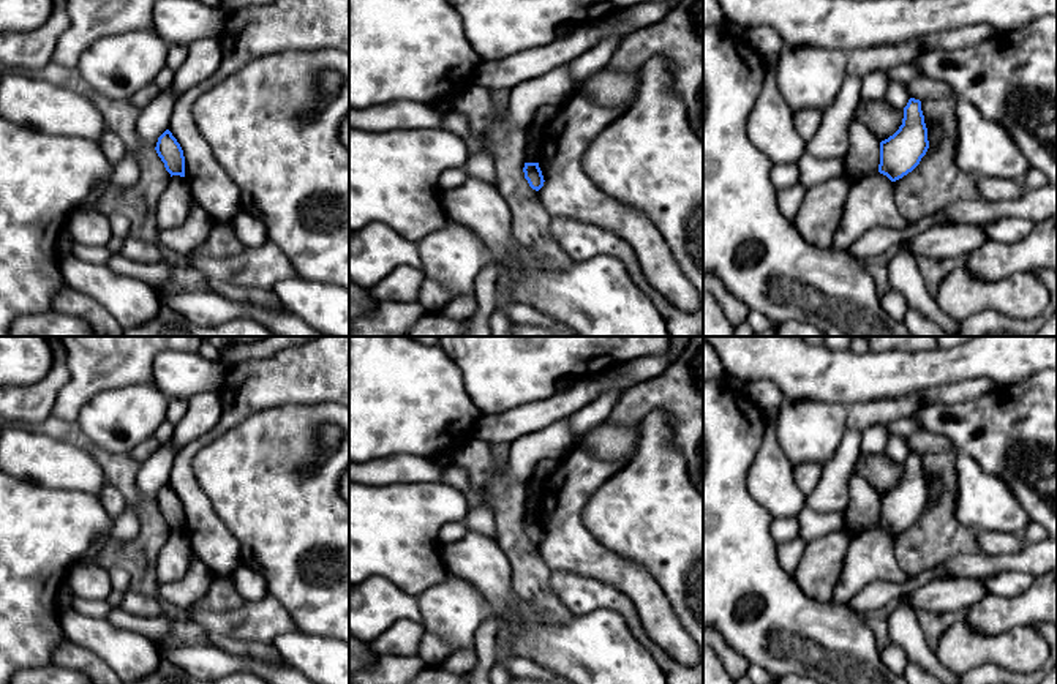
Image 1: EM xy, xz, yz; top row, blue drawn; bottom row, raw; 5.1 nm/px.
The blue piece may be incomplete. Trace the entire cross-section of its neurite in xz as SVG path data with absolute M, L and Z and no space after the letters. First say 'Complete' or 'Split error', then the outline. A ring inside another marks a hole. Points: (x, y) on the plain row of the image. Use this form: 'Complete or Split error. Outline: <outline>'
Complete. Outline: M525 517L523 526L525 532L528 534L532 543L539 545L544 540L545 534L539 521L539 517Z

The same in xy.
Complete. Outline: M166 483L156 496L155 501L158 510L164 517L166 524L172 529L185 531L185 510L180 498L172 490L169 483Z

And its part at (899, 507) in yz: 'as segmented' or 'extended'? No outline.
as segmented

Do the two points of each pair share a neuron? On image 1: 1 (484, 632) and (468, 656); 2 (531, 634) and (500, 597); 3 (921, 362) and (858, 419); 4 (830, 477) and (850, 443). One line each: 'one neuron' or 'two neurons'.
1: two neurons
2: two neurons
3: two neurons
4: one neuron

